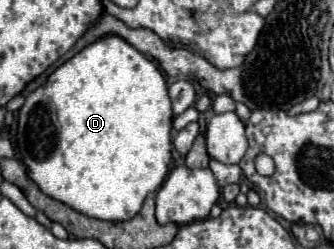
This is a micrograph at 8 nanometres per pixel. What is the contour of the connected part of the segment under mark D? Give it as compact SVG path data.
M104 35L104 37L96 39L94 43L86 45L70 61L60 65L42 87L38 87L36 91L32 91L26 97L26 101L20 109L20 115L18 115L18 135L16 135L18 137L18 155L22 159L22 163L26 163L26 167L30 169L30 177L42 189L42 193L62 201L64 205L70 205L72 209L76 209L78 213L88 215L88 217L96 217L96 219L104 219L104 221L128 221L140 211L144 199L162 187L162 183L170 171L172 117L174 117L174 113L172 113L172 105L170 105L170 97L168 97L168 85L166 85L158 65L152 59L148 59L146 55L142 55L140 51L136 51L122 37Z

